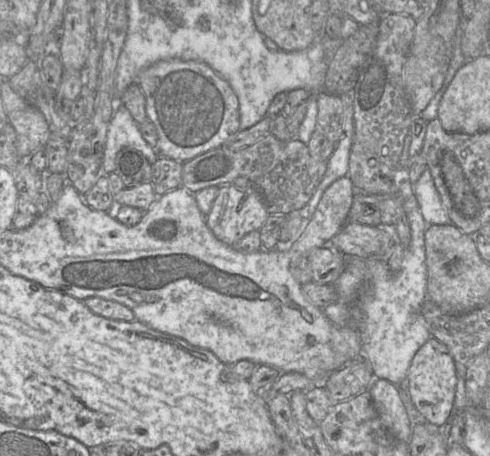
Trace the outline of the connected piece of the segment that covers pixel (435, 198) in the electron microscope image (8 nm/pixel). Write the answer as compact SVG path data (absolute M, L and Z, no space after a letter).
M429 168L413 184L413 192L418 201L421 214L428 225L447 225L452 223L443 207Z

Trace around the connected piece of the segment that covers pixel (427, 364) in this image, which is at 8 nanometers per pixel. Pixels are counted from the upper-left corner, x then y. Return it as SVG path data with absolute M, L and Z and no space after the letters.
M431 337L417 351L408 371L408 393L424 421L434 428L445 428L453 416L458 375L449 349Z

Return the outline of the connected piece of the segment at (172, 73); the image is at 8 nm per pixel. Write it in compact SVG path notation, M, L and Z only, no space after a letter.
M168 59L144 69L137 84L146 99L146 114L158 134L158 157L181 163L216 149L240 131L238 97L230 84L201 61Z

